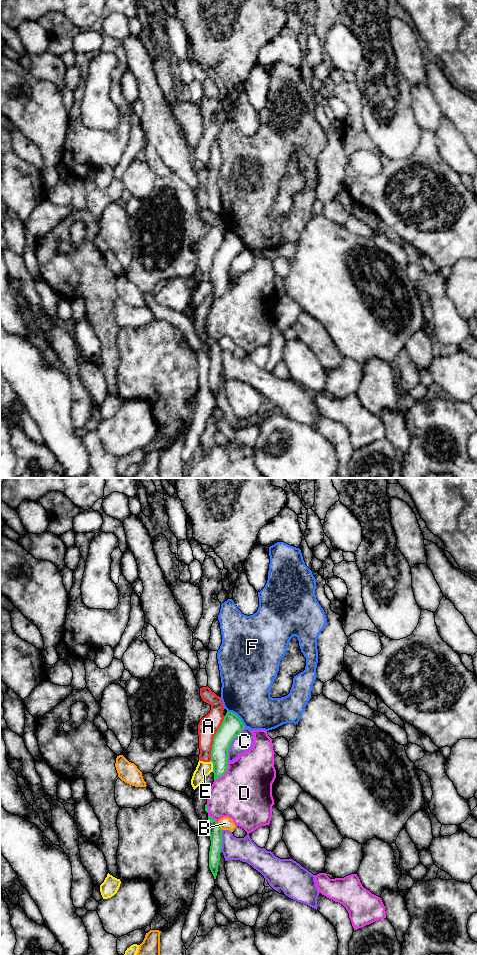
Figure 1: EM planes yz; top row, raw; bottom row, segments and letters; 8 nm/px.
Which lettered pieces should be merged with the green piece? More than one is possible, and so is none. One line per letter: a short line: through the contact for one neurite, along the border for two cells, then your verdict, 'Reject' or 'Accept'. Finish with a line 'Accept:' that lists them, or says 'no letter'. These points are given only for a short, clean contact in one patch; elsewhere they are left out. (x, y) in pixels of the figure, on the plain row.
A: Reject
B: Reject
C: Reject
D: Reject
E: Reject
F: Reject
Accept: no letter

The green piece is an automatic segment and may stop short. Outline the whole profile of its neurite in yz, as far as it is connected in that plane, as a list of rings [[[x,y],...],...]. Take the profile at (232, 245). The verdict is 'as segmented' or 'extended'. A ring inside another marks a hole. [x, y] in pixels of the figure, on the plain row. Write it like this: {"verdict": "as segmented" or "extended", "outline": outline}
{"verdict": "as segmented", "outline": [[[227,232],[213,258],[211,282],[213,283],[214,301],[222,297],[228,288],[228,271],[234,258],[245,248],[241,239],[232,232]]]}

